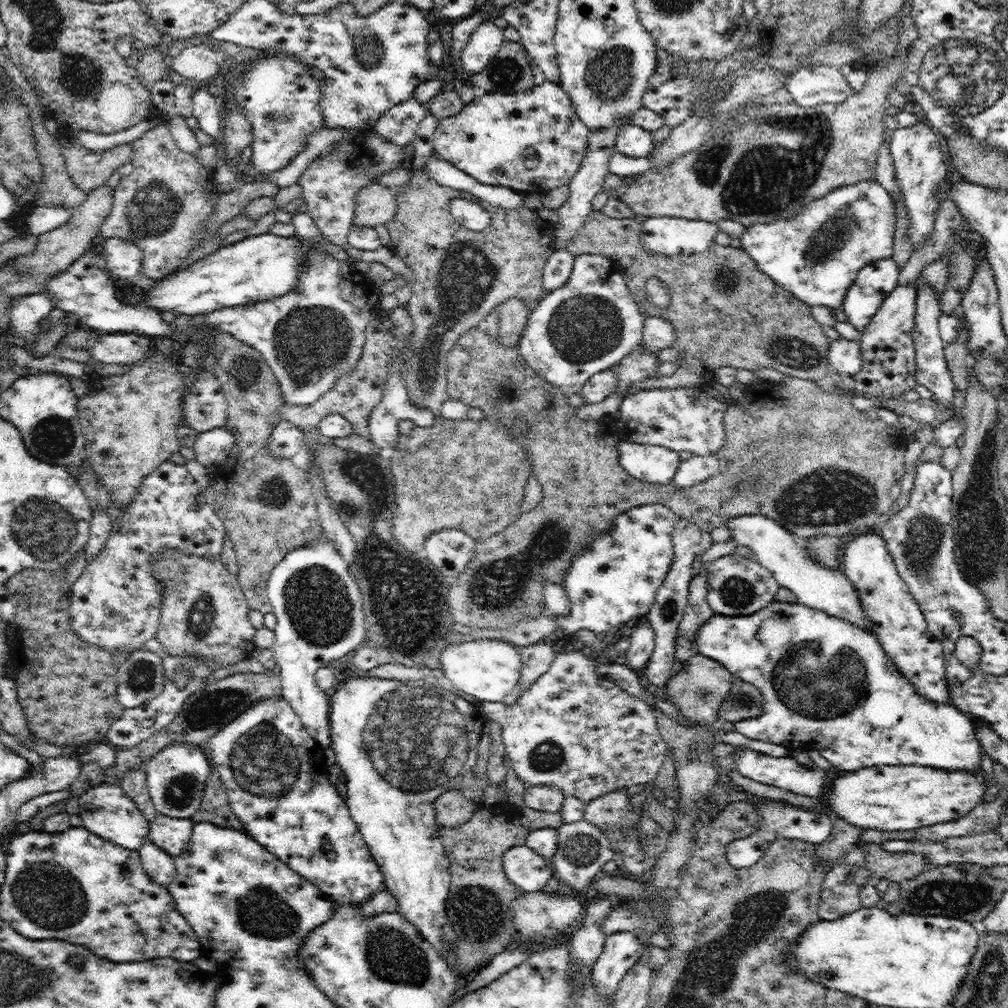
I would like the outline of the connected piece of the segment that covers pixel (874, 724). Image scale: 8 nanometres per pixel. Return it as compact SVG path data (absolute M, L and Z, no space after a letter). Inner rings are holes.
M774 600L766 608L762 608L762 610L758 610L758 612L754 612L754 614L748 616L726 616L715 613L708 622L700 626L700 630L696 633L693 640L693 648L698 653L720 662L720 664L724 665L724 668L732 673L732 676L738 676L738 678L753 684L758 690L761 690L765 703L758 719L738 721L731 724L736 731L750 739L781 744L791 751L818 750L832 766L836 766L840 770L854 771L870 766L882 767L883 765L893 767L920 765L922 767L934 767L947 771L972 772L975 768L980 767L980 756L982 756L983 752L982 745L980 745L980 741L974 735L975 725L968 718L968 715L958 710L951 702L940 704L920 695L916 691L916 687L900 673L900 669L892 661L892 657L884 652L880 641L874 635L858 628L855 624L847 620L830 616L826 611L816 610L798 602L786 603Z

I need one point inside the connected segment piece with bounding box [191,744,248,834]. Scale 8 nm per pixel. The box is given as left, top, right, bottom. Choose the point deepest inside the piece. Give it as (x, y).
(215, 808)

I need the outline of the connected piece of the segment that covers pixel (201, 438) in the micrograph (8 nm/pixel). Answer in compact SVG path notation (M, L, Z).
M228 427L202 432L198 434L197 438L192 447L194 458L211 470L228 458L228 454L237 442L235 434Z

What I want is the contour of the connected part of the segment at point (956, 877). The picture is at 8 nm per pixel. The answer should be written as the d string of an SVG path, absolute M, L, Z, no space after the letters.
M975 864L927 866L918 876L902 880L900 886L900 911L906 914L944 916L968 922L981 929L984 918L1001 899L998 878L993 878L985 869Z

